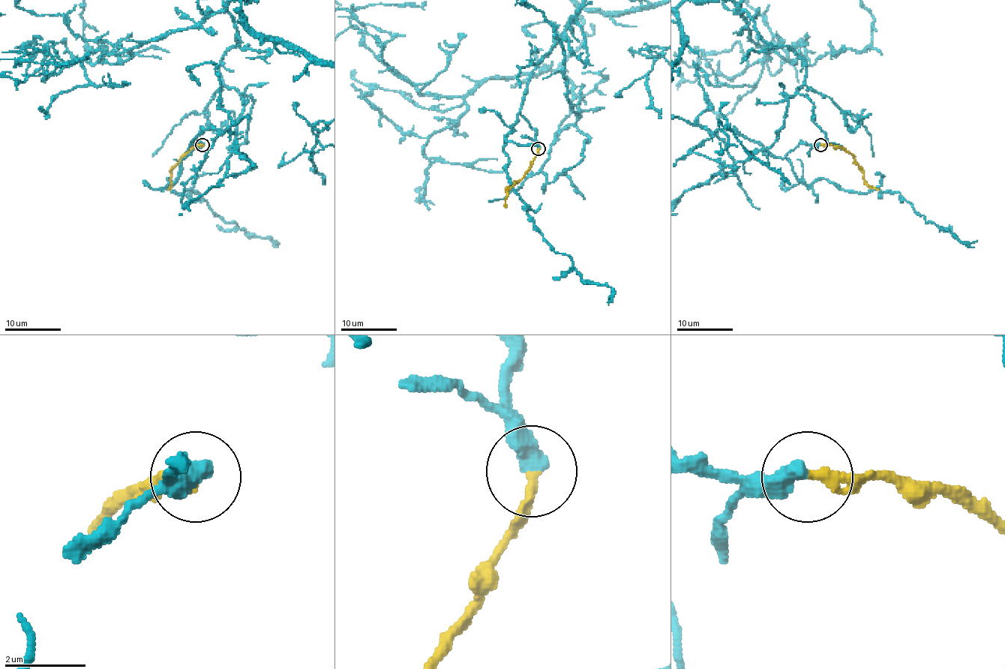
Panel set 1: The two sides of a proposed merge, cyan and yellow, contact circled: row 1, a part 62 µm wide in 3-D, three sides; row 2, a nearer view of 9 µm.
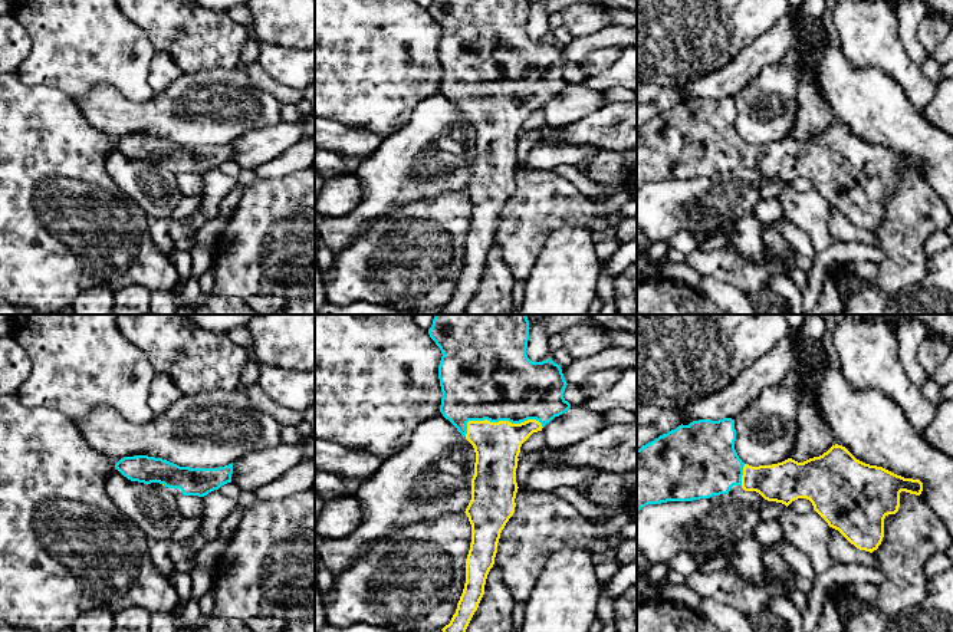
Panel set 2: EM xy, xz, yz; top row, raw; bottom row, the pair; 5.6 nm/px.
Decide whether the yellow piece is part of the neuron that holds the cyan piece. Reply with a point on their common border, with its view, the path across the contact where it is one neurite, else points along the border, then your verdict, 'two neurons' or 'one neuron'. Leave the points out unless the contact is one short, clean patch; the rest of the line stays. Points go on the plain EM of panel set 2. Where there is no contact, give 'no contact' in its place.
xz (499, 98) | across xz (489, 55), (499, 98), (496, 122) | one neuron

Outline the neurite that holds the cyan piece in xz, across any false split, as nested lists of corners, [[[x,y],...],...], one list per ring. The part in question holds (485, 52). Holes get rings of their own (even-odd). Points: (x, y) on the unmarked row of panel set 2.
[[[433,0],[428,7],[443,32],[438,43],[440,90],[476,131],[471,178],[464,190],[471,203],[466,261],[456,292],[441,307],[444,315],[464,315],[484,273],[500,211],[516,185],[516,147],[522,122],[571,86],[563,76],[568,62],[561,45],[552,37],[532,40],[528,36],[529,7],[529,0]]]

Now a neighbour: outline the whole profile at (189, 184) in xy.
[[[198,174],[177,175],[177,185],[184,197],[201,197],[204,190],[204,178]]]

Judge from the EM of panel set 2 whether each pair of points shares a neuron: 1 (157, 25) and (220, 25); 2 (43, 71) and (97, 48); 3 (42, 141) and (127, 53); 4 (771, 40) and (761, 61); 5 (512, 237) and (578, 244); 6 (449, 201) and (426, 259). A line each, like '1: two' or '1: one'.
1: one
2: one
3: two
4: one
5: two
6: one

